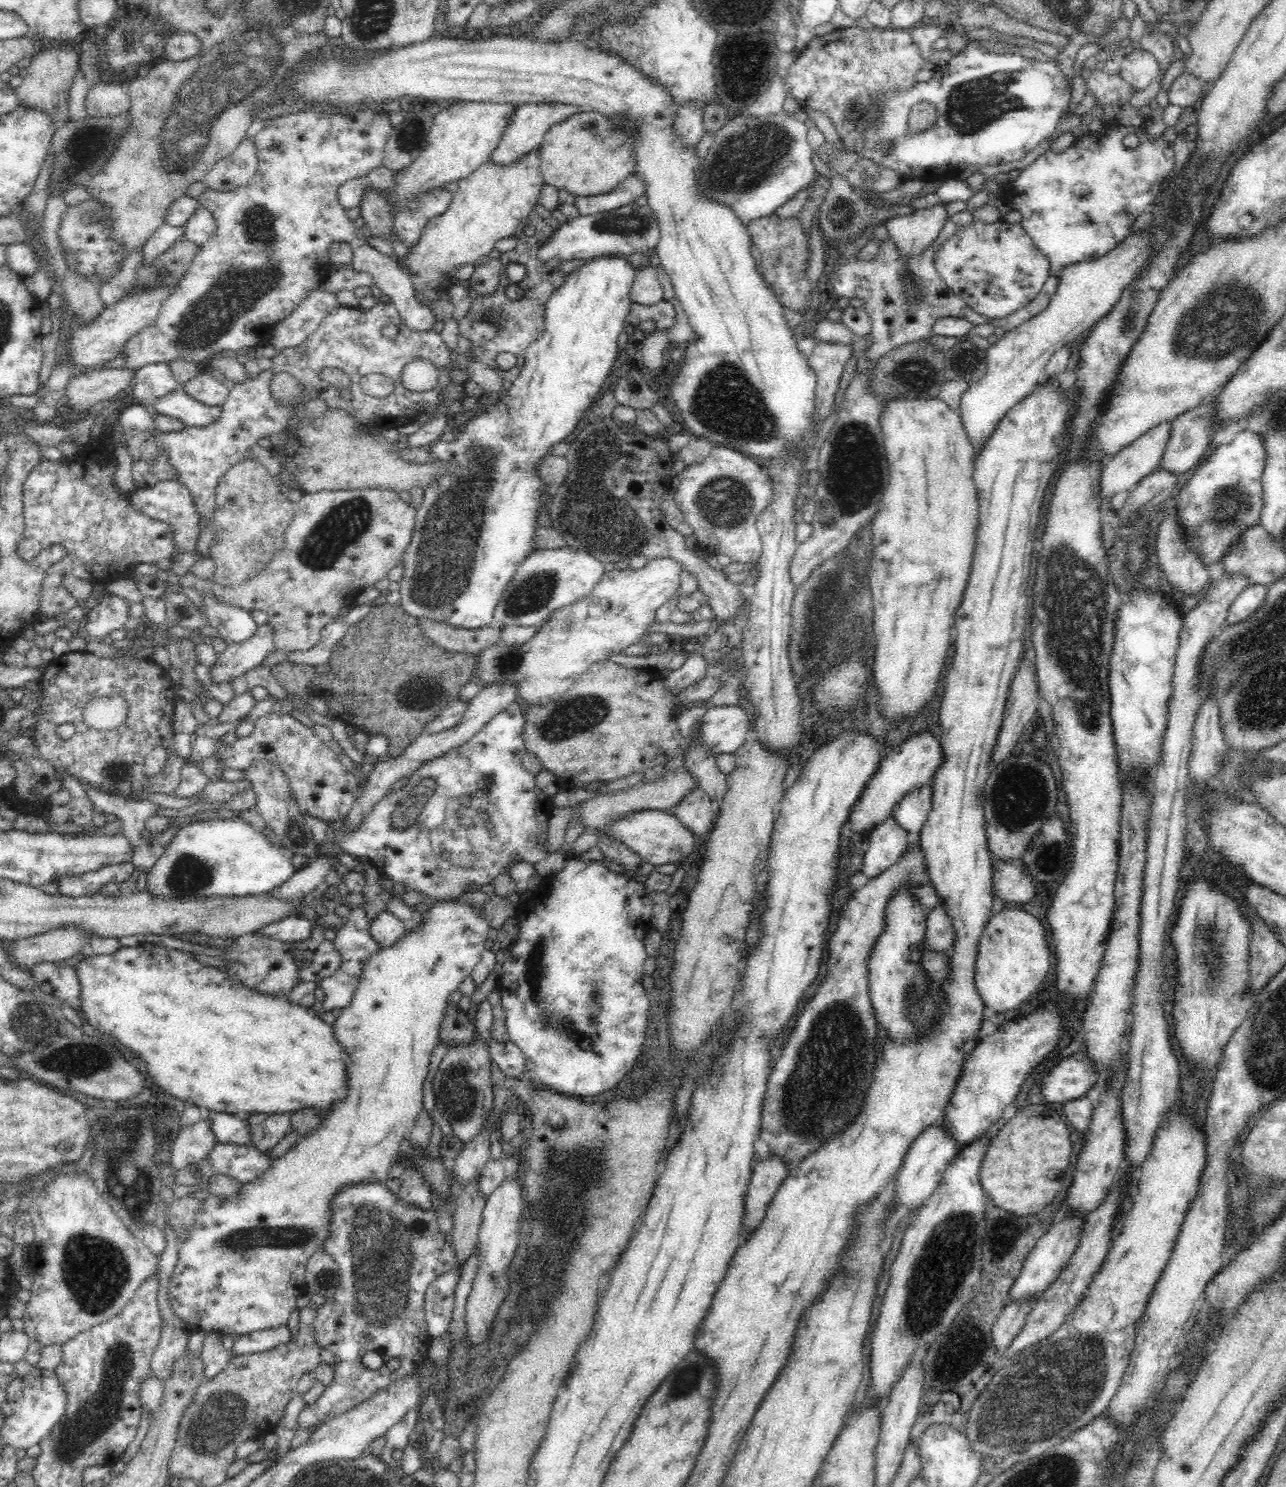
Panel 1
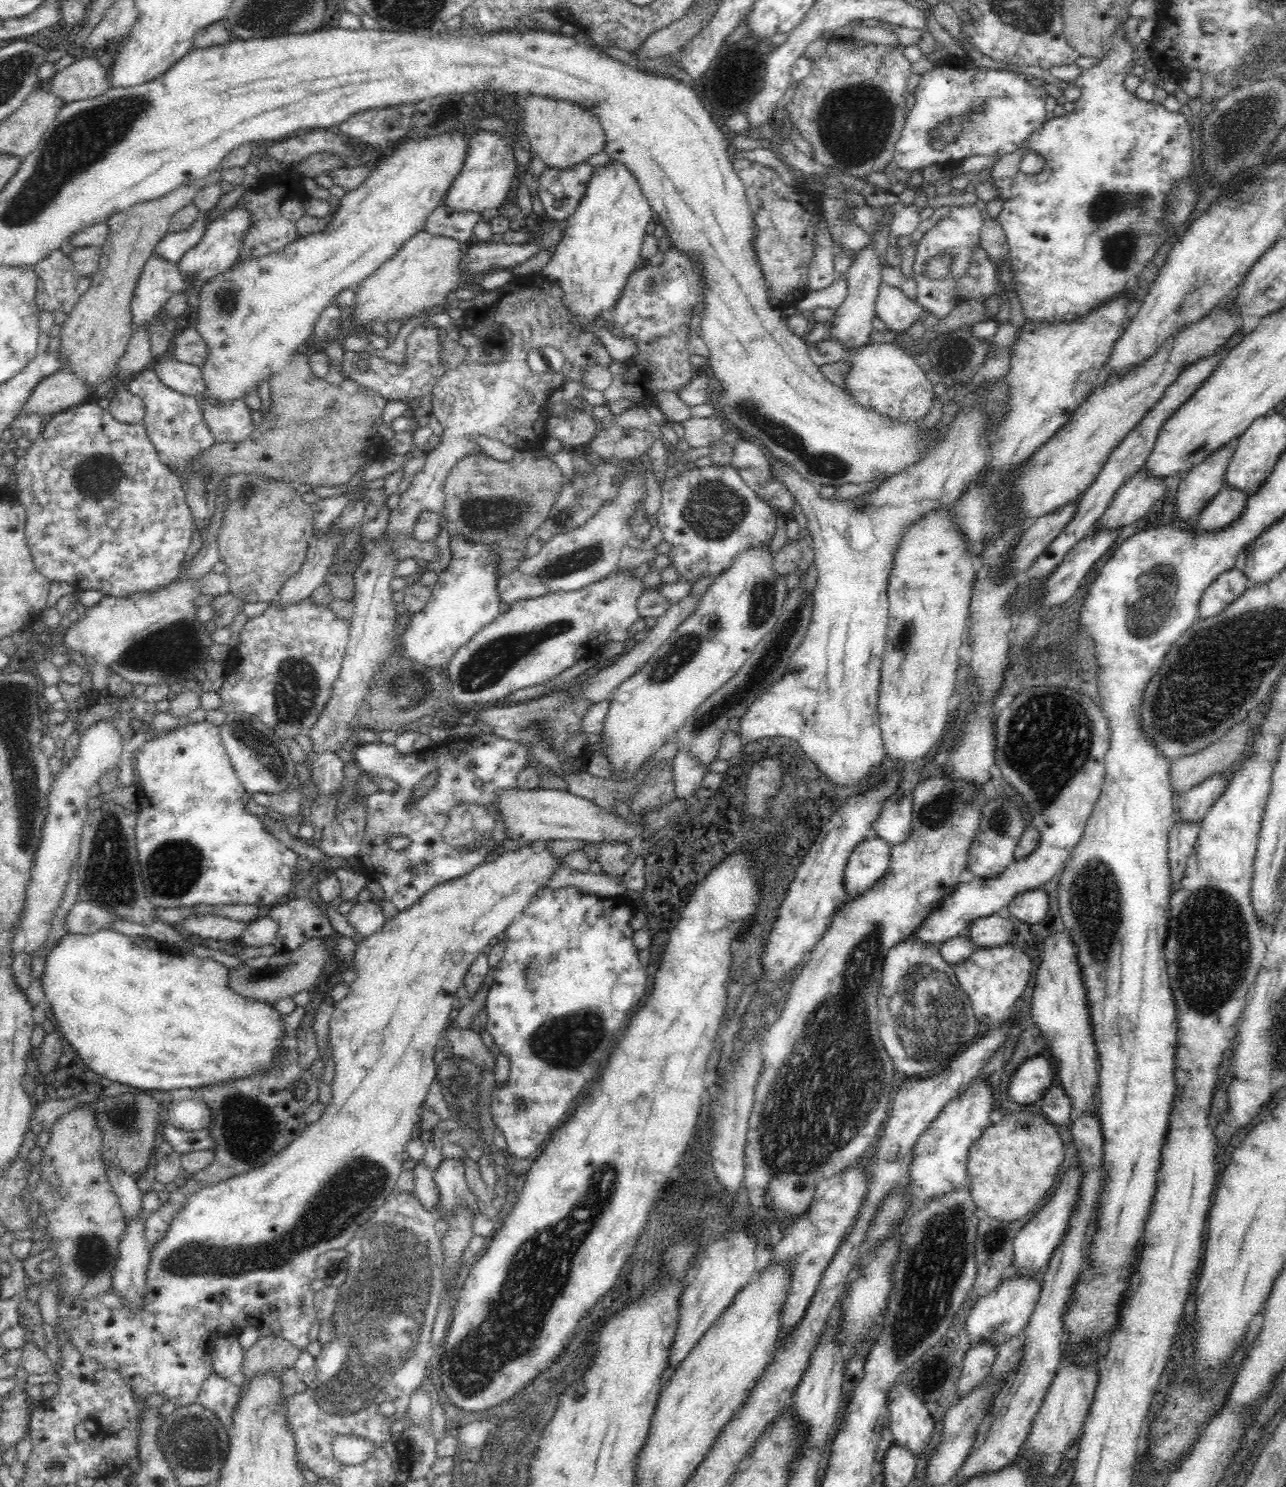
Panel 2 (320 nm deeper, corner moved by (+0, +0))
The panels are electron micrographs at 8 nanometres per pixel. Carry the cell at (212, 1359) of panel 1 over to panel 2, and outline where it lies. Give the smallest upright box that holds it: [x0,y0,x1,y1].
[197,1376,241,1428]

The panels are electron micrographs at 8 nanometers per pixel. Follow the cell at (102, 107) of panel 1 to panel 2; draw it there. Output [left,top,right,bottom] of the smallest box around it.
[41,58,110,103]

